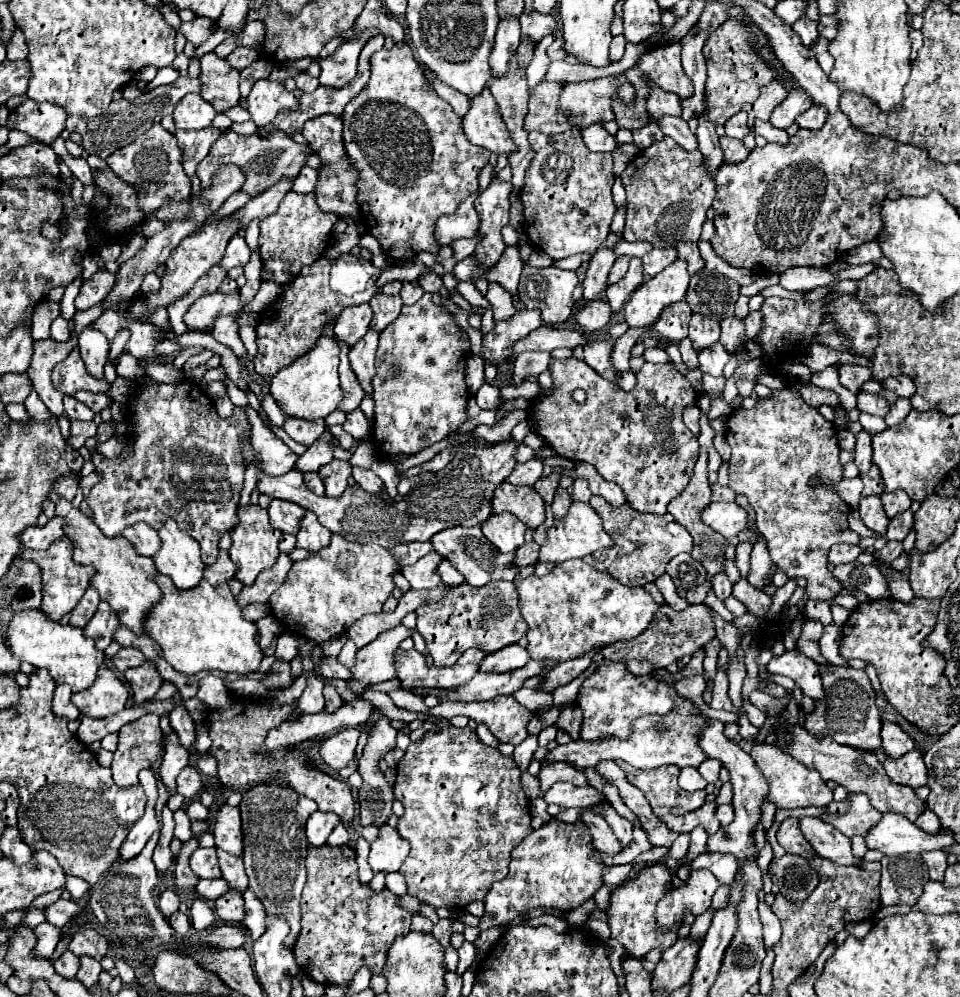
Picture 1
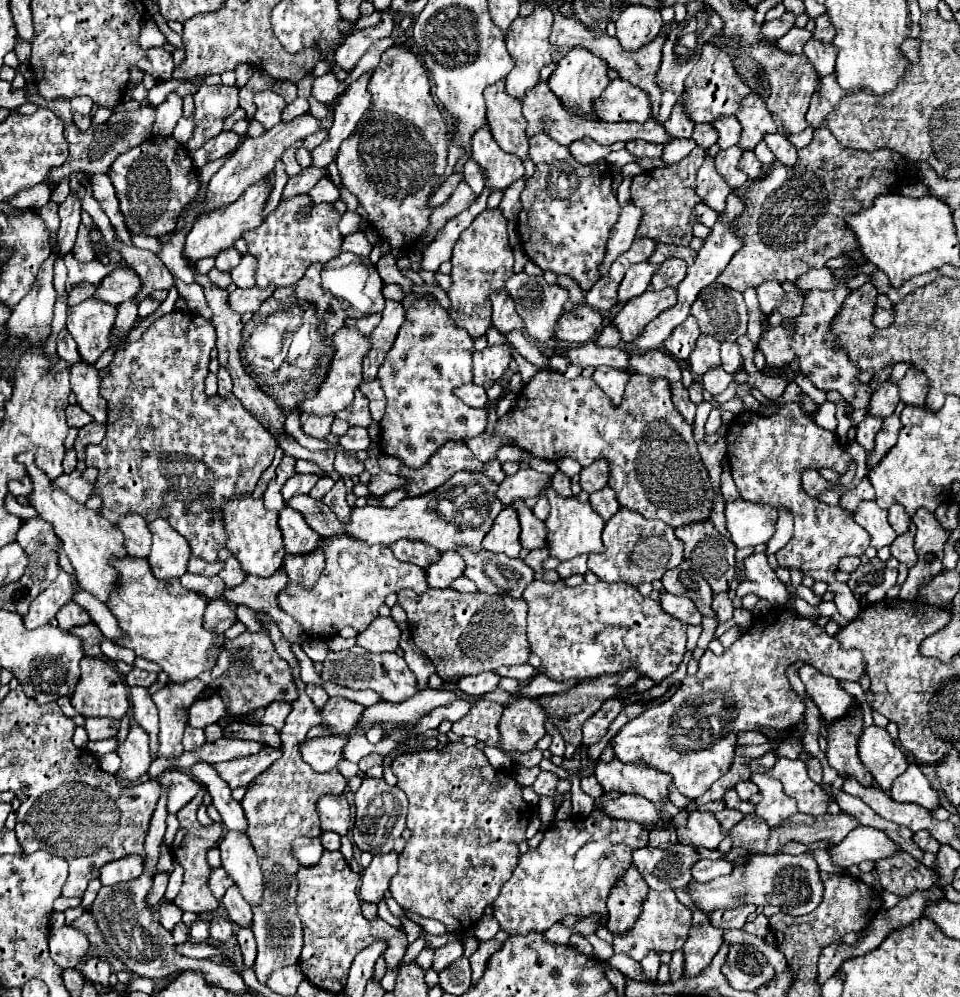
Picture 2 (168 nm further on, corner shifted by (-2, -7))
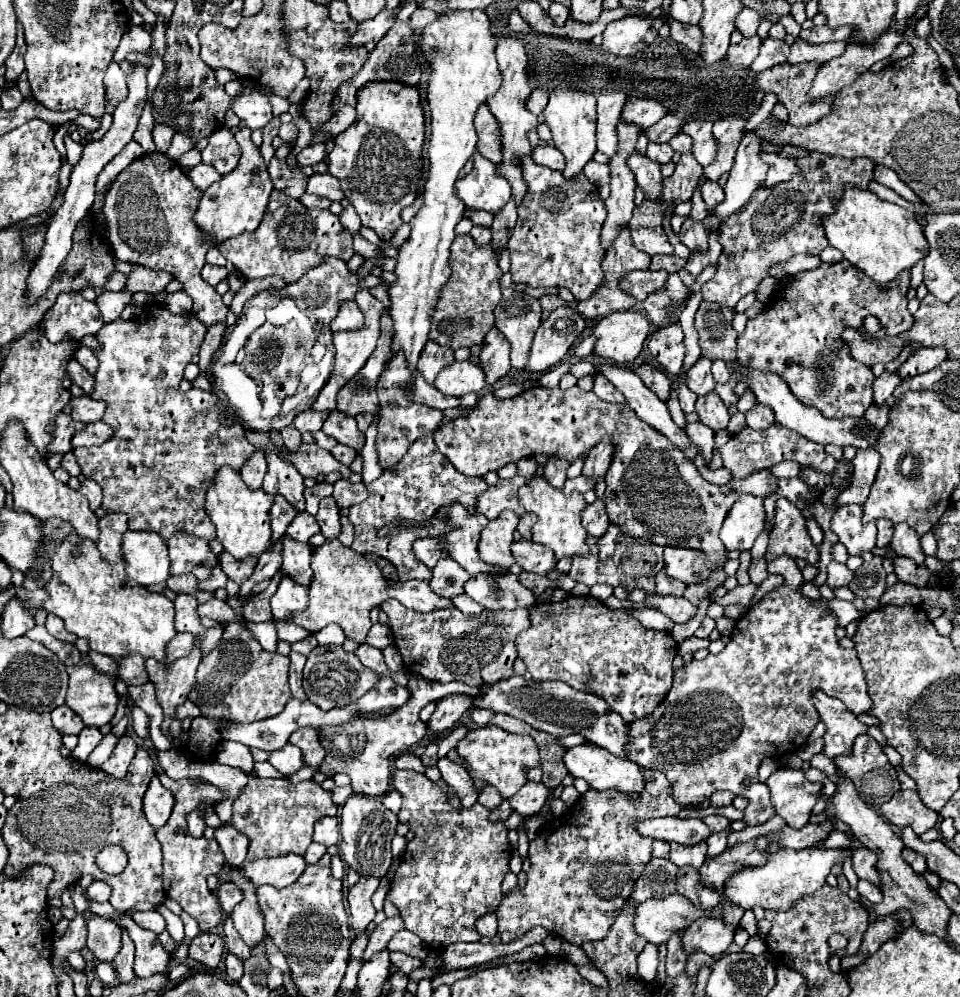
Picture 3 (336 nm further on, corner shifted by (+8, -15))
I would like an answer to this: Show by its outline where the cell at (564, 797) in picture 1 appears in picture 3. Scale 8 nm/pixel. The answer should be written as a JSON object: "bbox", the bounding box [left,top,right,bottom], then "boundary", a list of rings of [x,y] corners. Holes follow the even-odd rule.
{"bbox":[635,817,711,845],"boundary":[[[679,817],[637,821],[635,829],[643,837],[663,839],[667,843],[675,841],[675,843],[681,843],[681,845],[701,843],[701,841],[707,841],[707,837],[711,835],[707,825],[701,819],[679,819]]]}

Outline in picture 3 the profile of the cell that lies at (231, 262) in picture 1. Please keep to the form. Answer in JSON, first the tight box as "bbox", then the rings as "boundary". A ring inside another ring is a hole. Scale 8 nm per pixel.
{"bbox":[201,265,227,285],"boundary":[[[205,265],[201,271],[201,277],[209,283],[209,285],[217,285],[219,281],[223,281],[227,277],[227,269],[219,267],[219,265]]]}

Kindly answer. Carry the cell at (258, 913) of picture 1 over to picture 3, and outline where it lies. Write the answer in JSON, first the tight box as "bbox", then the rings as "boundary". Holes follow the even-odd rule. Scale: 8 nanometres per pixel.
{"bbox":[225,953,243,981],"boundary":[[[227,953],[225,957],[225,967],[227,967],[227,975],[231,981],[239,981],[243,975],[243,961],[239,957],[235,957],[233,953]]]}

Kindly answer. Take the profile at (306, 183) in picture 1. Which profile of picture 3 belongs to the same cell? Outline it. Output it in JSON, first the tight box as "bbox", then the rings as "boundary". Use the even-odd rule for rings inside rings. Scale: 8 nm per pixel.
{"bbox":[299,195,331,209],"boundary":[[[303,195],[301,199],[299,199],[307,209],[327,209],[329,205],[331,205],[331,201],[329,199],[325,199],[325,197],[319,197],[319,195]]]}

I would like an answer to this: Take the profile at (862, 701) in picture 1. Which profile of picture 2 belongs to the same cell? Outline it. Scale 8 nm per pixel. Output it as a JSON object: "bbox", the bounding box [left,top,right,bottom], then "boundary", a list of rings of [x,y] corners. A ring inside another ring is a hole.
{"bbox":[827,707,875,787],"boundary":[[[857,707],[845,719],[827,725],[827,761],[829,765],[843,777],[853,777],[863,787],[873,787],[875,781],[871,773],[863,767],[859,753],[857,753],[857,739],[863,733],[863,711]]]}

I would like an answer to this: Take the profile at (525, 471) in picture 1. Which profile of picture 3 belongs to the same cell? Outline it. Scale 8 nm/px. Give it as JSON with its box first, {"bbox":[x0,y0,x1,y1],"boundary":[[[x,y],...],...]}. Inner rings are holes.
{"bbox":[477,475,527,519],"boundary":[[[515,475],[513,479],[499,479],[497,485],[489,487],[483,495],[477,499],[477,511],[481,511],[487,519],[495,519],[501,511],[509,509],[517,515],[523,515],[525,509],[519,505],[517,491],[525,485],[527,481],[521,475]]]}

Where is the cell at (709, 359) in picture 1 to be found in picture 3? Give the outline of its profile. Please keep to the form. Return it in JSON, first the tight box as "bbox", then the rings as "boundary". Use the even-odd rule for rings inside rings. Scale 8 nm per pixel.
{"bbox":[697,391,729,431],"boundary":[[[709,391],[707,395],[697,399],[697,413],[701,423],[711,427],[713,431],[725,429],[729,423],[729,411],[715,391]]]}

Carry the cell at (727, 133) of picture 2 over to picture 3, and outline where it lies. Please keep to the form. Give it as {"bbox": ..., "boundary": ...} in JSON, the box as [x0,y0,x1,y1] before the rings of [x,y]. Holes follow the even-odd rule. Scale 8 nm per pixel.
{"bbox":[685,121,719,167],"boundary":[[[711,121],[685,123],[685,133],[693,137],[693,155],[703,167],[715,161],[717,149],[719,149],[719,141],[713,137],[711,127],[713,127]]]}

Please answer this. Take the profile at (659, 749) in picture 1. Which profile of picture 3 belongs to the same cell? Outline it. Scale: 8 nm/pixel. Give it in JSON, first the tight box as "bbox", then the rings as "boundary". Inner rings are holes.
{"bbox":[625,557,871,827],"boundary":[[[781,557],[775,563],[781,563],[775,567],[775,573],[783,575],[785,583],[767,593],[759,605],[751,607],[737,621],[729,645],[719,655],[707,655],[701,661],[693,659],[675,673],[675,683],[657,709],[629,725],[629,741],[625,745],[625,757],[629,761],[635,761],[643,769],[661,769],[667,775],[679,805],[703,803],[715,791],[735,791],[747,797],[749,805],[743,811],[743,821],[749,827],[763,825],[775,815],[767,785],[757,781],[757,769],[763,759],[797,751],[807,741],[819,721],[811,703],[813,691],[823,689],[827,695],[839,697],[855,715],[867,713],[871,707],[865,673],[855,651],[843,649],[837,643],[837,617],[825,605],[813,603],[813,599],[797,591],[803,577],[793,559]],[[747,777],[751,777],[749,785],[743,783]]]}

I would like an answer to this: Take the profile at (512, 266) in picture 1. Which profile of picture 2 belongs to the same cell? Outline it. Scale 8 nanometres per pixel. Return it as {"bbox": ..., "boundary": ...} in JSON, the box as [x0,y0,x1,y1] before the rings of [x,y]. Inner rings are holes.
{"bbox":[491,289,523,335],"boundary":[[[501,289],[501,293],[491,295],[491,315],[493,315],[493,327],[501,333],[507,335],[513,329],[523,329],[523,321],[519,319],[517,311],[515,311],[515,303],[513,299],[507,295],[505,289]]]}

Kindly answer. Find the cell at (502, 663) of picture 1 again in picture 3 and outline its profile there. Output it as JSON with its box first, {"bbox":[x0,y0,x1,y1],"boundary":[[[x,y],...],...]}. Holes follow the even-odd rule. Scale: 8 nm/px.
{"bbox":[427,693,473,731],"boundary":[[[467,693],[447,695],[437,701],[437,709],[431,715],[431,719],[427,721],[427,725],[433,731],[447,731],[459,721],[459,717],[471,707],[471,703],[473,703],[473,697]]]}

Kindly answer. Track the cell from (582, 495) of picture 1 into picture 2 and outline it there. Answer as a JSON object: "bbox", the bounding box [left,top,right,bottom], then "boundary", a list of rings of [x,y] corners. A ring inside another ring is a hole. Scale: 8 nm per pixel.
{"bbox":[579,459,609,493],"boundary":[[[599,459],[595,463],[591,463],[589,467],[581,469],[581,479],[579,485],[583,487],[583,491],[593,493],[599,491],[601,487],[605,487],[609,481],[609,463],[607,459]]]}

